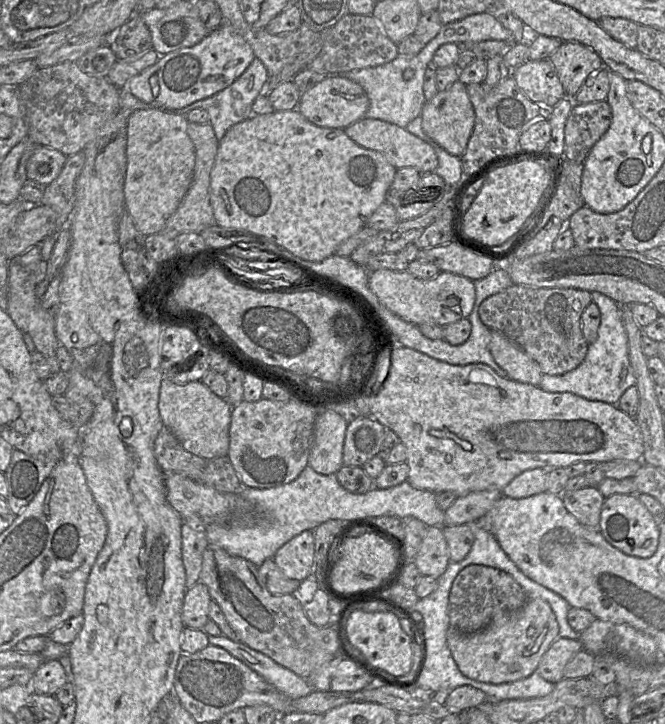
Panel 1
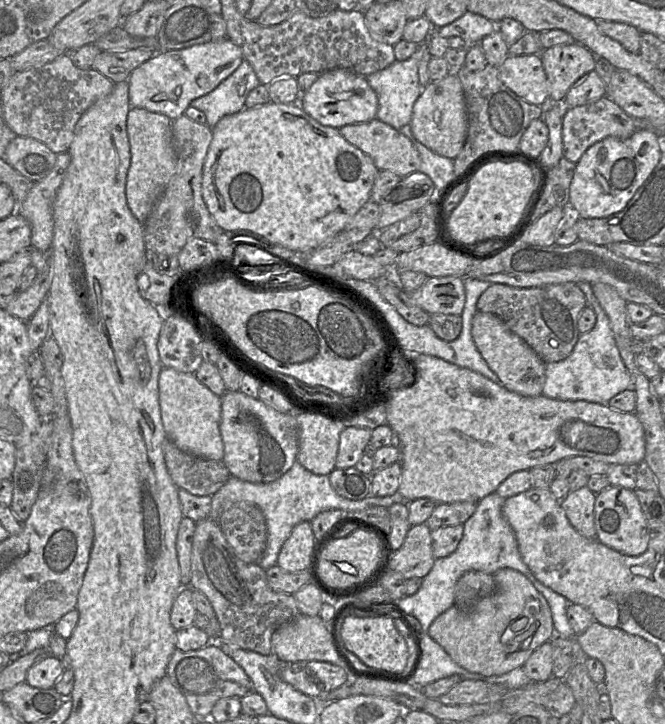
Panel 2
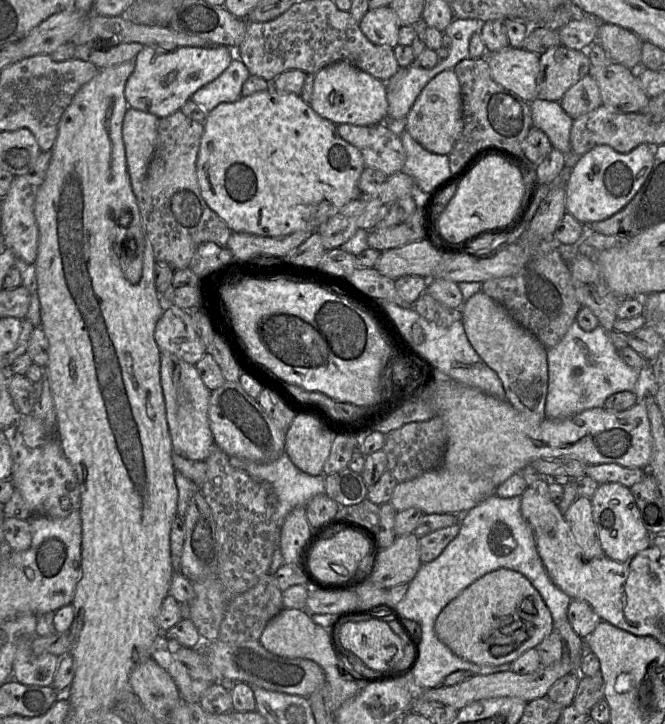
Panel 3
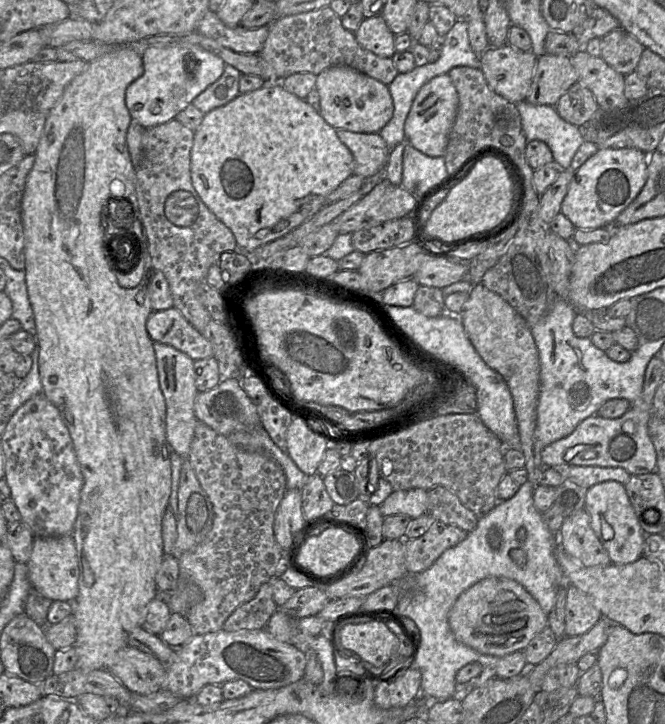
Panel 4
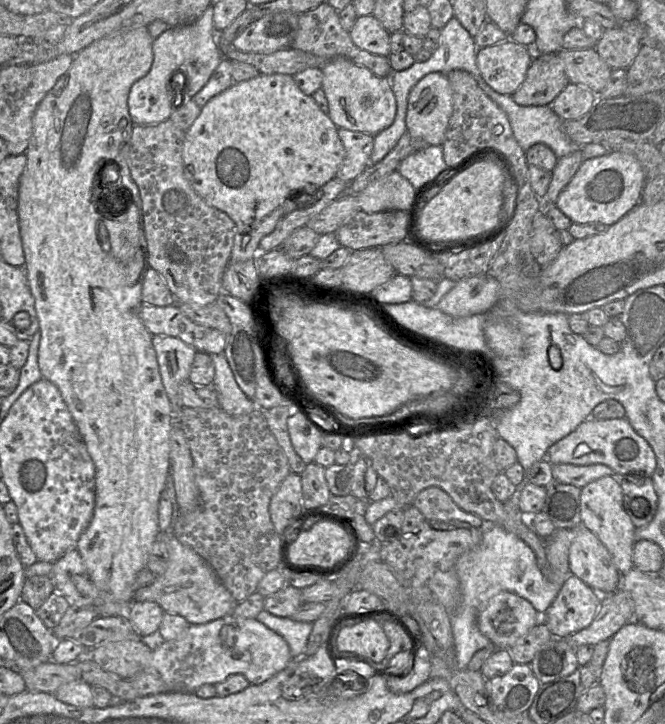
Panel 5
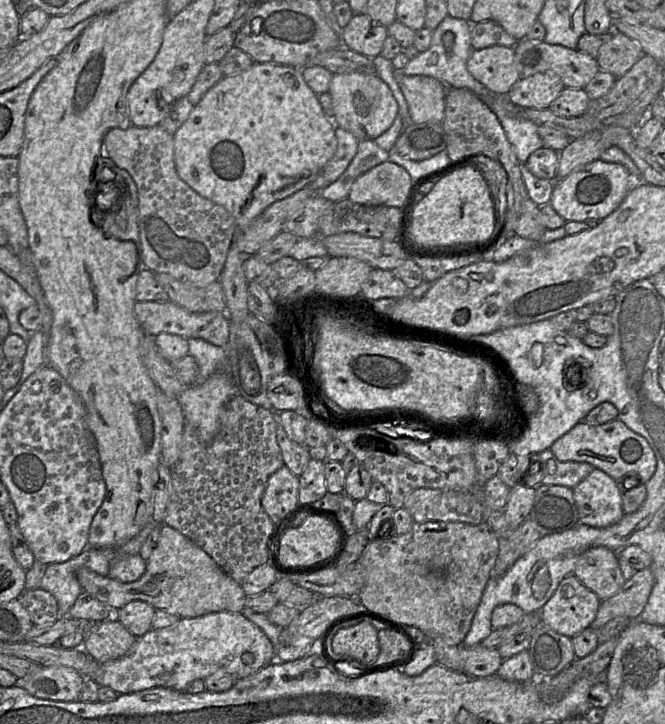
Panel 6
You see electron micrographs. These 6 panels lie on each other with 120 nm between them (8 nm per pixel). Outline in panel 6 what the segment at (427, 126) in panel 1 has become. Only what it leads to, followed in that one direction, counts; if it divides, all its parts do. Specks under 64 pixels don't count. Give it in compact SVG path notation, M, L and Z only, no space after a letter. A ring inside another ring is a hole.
M395 69L398 85L407 101L412 123L442 123L448 87L440 80L425 75L406 75Z

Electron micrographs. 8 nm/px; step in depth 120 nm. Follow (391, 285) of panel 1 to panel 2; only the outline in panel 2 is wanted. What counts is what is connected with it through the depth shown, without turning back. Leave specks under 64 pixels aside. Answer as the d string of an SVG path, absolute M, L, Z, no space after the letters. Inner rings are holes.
M453 275L428 277L418 289L407 293L428 314L461 315L466 301L464 279Z

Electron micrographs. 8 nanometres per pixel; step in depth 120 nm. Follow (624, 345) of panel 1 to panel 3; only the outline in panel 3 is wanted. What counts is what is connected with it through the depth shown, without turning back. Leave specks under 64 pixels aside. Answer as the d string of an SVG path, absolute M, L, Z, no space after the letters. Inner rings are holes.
M574 321L561 341L547 348L548 391L545 416L561 420L591 408L604 407L605 400L621 391L636 391L645 371L627 365L611 342L608 332L598 325L587 332Z

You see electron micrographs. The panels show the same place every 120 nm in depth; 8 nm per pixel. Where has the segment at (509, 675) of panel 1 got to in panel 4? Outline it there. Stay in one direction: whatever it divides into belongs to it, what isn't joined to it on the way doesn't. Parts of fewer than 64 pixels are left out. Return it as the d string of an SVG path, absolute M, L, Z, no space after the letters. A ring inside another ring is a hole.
M487 577L465 590L448 614L449 627L457 641L481 654L498 658L521 651L548 626L548 614L518 582Z

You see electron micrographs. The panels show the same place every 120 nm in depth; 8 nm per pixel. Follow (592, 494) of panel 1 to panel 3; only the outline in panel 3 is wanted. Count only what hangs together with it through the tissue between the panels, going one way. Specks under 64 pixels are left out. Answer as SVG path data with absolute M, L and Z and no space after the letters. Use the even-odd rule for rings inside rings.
M578 496L564 514L573 538L586 560L604 555L592 515L592 503L588 497Z

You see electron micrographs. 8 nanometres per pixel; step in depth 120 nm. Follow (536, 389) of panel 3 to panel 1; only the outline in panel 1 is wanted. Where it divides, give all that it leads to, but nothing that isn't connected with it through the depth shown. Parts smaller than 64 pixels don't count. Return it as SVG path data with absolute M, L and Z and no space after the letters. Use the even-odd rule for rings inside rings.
M491 330L489 350L509 379L539 386L543 376L539 365L503 333Z

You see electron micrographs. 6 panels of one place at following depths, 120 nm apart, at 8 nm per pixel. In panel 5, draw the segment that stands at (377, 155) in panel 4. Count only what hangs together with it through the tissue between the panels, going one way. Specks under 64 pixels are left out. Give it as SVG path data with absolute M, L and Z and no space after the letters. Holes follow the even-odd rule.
M338 128L338 136L345 148L345 157L336 177L350 183L370 165L374 136L345 128Z

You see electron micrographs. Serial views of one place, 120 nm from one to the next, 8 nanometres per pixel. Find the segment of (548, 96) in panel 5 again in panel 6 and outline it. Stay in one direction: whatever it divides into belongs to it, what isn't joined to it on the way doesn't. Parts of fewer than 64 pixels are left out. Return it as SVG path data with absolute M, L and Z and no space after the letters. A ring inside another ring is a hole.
M536 73L519 79L507 93L509 102L522 108L535 110L549 109L565 86L552 73Z

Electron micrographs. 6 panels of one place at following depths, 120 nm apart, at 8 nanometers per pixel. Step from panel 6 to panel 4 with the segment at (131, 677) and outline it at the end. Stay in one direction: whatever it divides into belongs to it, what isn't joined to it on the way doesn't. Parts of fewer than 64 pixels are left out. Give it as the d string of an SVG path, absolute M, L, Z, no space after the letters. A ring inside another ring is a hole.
M224 629L202 635L194 634L185 644L174 648L173 660L167 669L165 690L181 697L194 699L195 695L206 685L222 685L231 680L243 680L253 689L275 689L287 686L304 677L306 666L305 654L295 646L275 639L266 629L238 630L233 632Z

